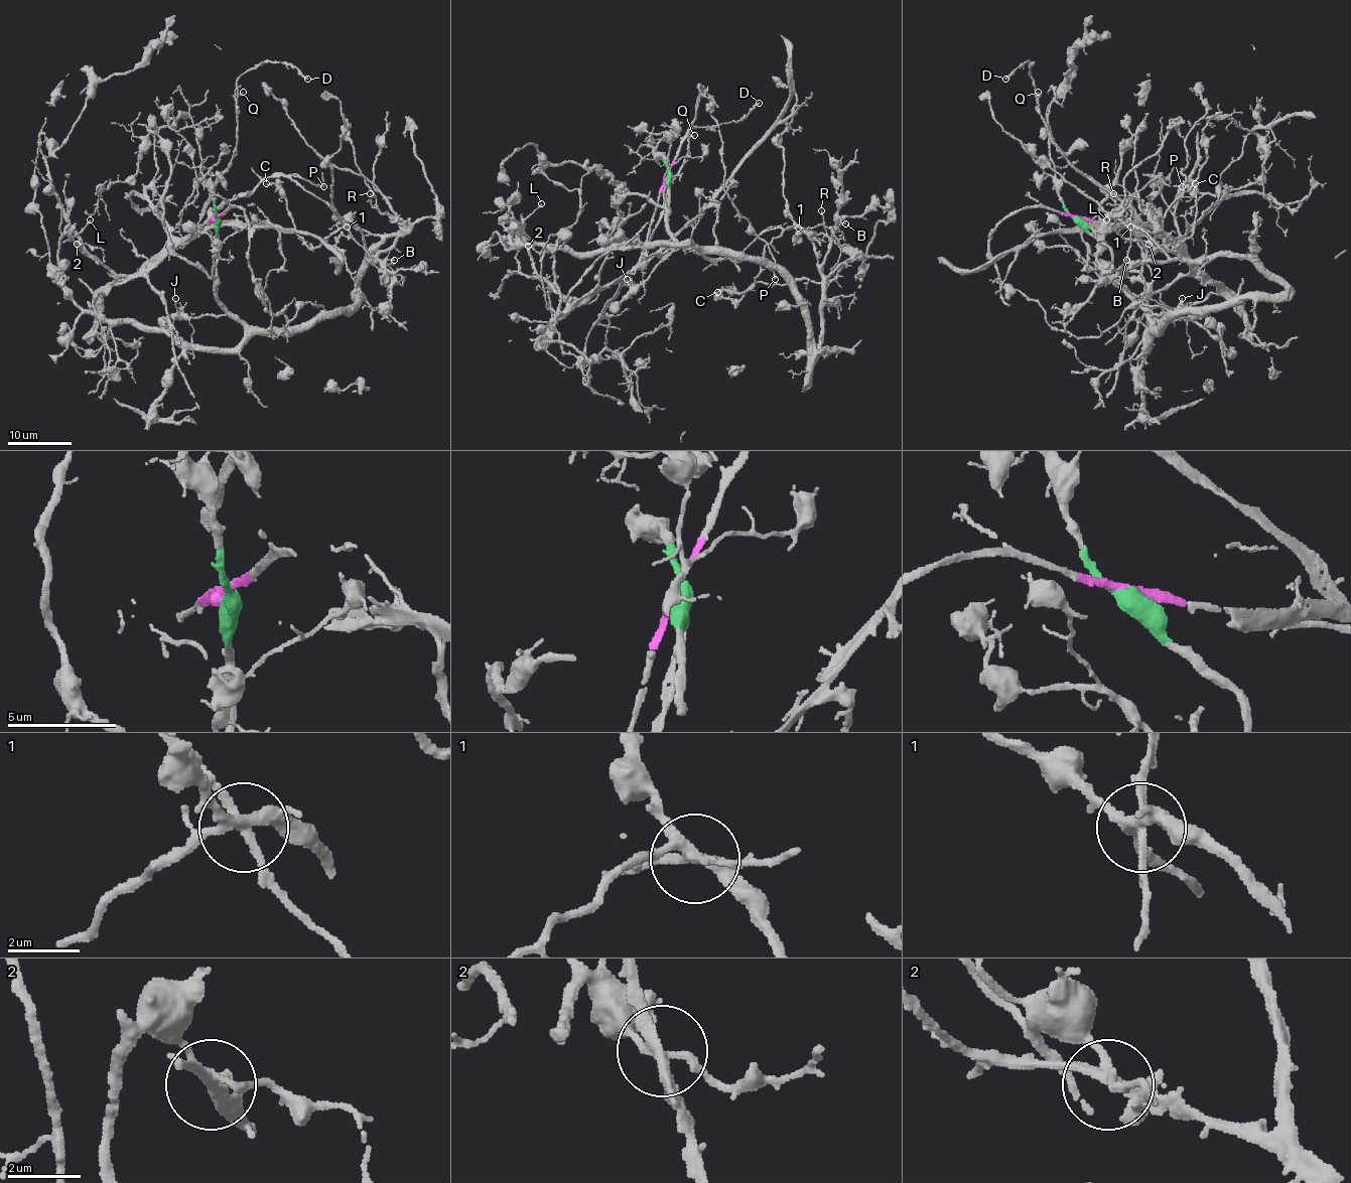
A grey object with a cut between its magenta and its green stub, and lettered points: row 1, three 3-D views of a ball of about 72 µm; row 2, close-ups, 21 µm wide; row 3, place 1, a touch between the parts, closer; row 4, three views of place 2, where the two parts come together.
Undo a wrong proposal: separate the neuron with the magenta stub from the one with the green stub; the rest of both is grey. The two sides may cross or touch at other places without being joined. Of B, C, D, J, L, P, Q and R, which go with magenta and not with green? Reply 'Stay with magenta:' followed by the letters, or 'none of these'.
Stay with magenta: D, L, P, Q

